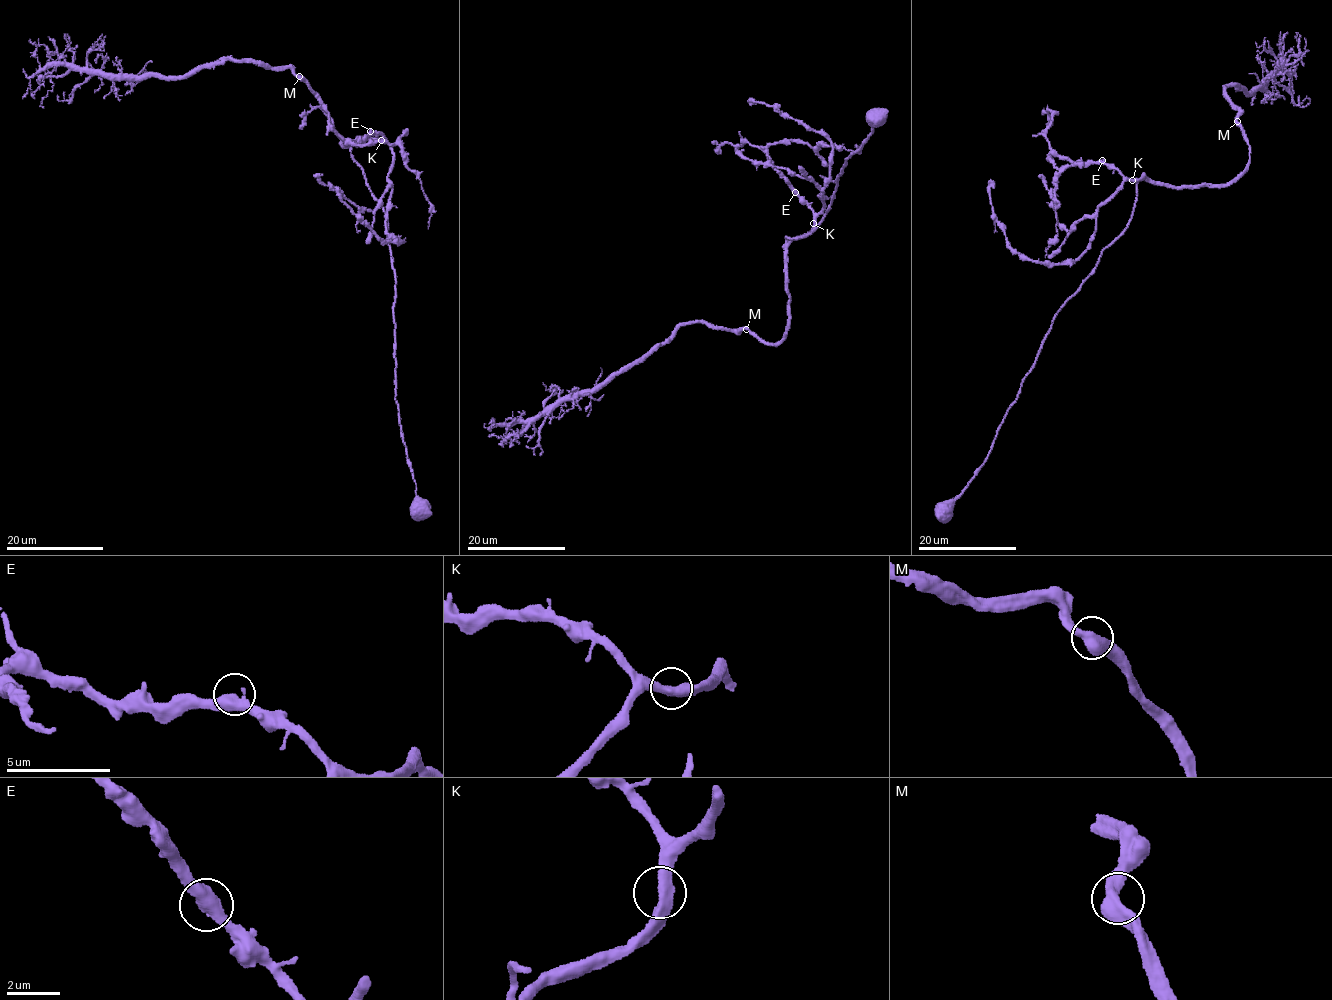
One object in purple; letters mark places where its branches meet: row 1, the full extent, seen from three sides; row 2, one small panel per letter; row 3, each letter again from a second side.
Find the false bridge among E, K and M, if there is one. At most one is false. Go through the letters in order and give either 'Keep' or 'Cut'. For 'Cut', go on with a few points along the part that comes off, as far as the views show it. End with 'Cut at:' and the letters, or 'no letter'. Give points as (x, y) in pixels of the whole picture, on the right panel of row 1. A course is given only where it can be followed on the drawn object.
E: Keep
K: Keep
M: Keep
Cut at: no letter

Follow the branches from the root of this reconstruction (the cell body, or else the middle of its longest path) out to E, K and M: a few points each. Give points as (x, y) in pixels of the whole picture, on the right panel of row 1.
E: (944, 510), (984, 462), (1054, 314), (1131, 218), (1137, 183), (1145, 178), (1127, 180), (1102, 160)
K: (944, 510), (984, 462), (1054, 314), (1093, 270), (1102, 250), (1126, 226), (1137, 183), (1145, 178), (1132, 180)
M: (944, 510), (984, 462), (1054, 314), (1126, 226), (1137, 183), (1232, 184), (1249, 152), (1237, 121)

